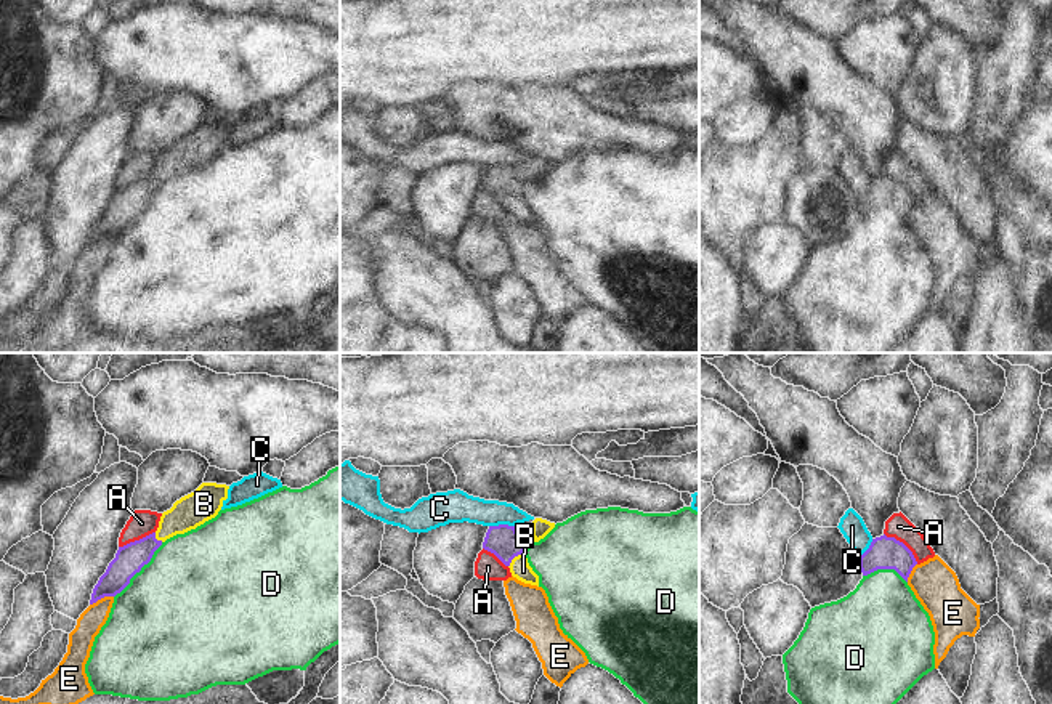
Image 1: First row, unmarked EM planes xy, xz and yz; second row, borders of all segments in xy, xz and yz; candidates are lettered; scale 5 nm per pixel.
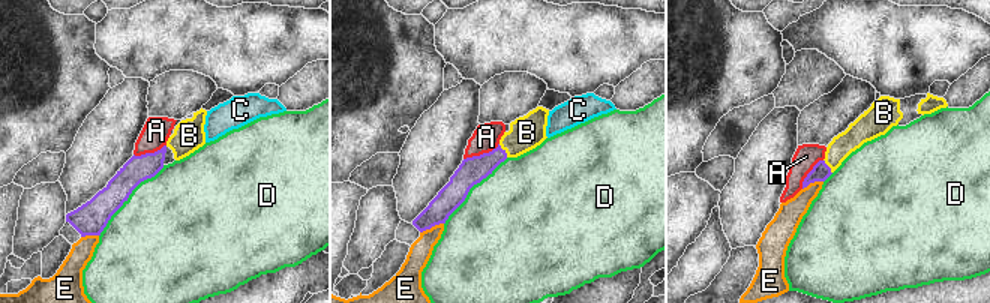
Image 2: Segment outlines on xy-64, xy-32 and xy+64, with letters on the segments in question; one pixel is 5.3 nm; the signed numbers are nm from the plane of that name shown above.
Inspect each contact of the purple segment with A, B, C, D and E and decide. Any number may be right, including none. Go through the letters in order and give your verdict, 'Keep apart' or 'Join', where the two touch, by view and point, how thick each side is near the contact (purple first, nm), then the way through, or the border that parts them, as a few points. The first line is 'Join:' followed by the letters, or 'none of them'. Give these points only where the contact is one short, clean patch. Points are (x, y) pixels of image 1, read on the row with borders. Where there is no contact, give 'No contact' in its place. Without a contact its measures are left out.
Join: B
A: Keep apart. Touches purple at yz (903, 544). Thickness 160 nm (purple) against 120 nm. Boundary: yz (884, 533), (898, 539), (918, 563)
B: Join. Touches purple at xz (513, 557). Thickness 160 nm (purple) against 100 nm. Path across: xz (502, 541), (513, 557), (520, 568)
C: Keep apart. Touches purple at xz (501, 525). Thickness 160 nm (purple) against 160 nm. Boundary: xz (513, 525), (489, 526)
D: Keep apart. Touches purple at xy (140, 570). Thickness 150 nm (purple) against 500 nm
E: Keep apart. Touches purple at xy (101, 597). Thickness 150 nm (purple) against 130 nm.

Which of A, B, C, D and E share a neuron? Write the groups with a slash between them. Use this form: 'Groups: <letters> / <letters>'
Groups: A / B / C / D / E.

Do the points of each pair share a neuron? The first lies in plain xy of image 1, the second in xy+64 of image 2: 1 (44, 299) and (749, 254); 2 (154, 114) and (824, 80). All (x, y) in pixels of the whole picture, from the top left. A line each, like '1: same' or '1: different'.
1: same
2: different

